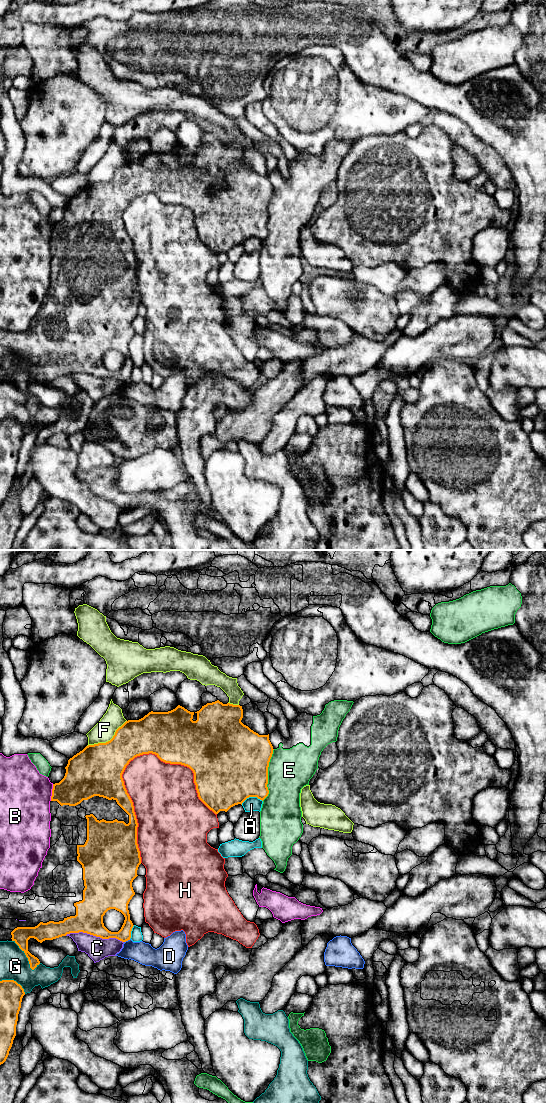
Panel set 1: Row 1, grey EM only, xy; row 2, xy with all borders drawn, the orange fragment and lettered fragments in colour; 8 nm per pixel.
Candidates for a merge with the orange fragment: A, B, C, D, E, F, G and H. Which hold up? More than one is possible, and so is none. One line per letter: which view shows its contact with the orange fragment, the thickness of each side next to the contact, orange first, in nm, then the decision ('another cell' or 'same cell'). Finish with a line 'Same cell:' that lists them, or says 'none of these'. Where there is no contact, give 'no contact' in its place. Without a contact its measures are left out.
A: meets orange in xy; 500 nm thick on the orange side, 120 nm on the other; another cell
B: meets orange in xy; 280 nm thick on the orange side, 420 nm on the other; another cell
C: meets orange in xy; 220 nm thick on the orange side, 180 nm on the other; another cell
D: meets orange in xy; 120 nm thick on the orange side, 170 nm on the other; another cell
E: meets orange in xy; 500 nm thick on the orange side, 340 nm on the other; another cell
F: meets orange in xy; 400 nm thick on the orange side, 170 nm on the other; another cell
G: meets orange in xy; 140 nm thick on the orange side, 240 nm on the other; another cell
H: meets orange in xy; 260 nm thick on the orange side, 480 nm on the other; another cell
Same cell: none of these

